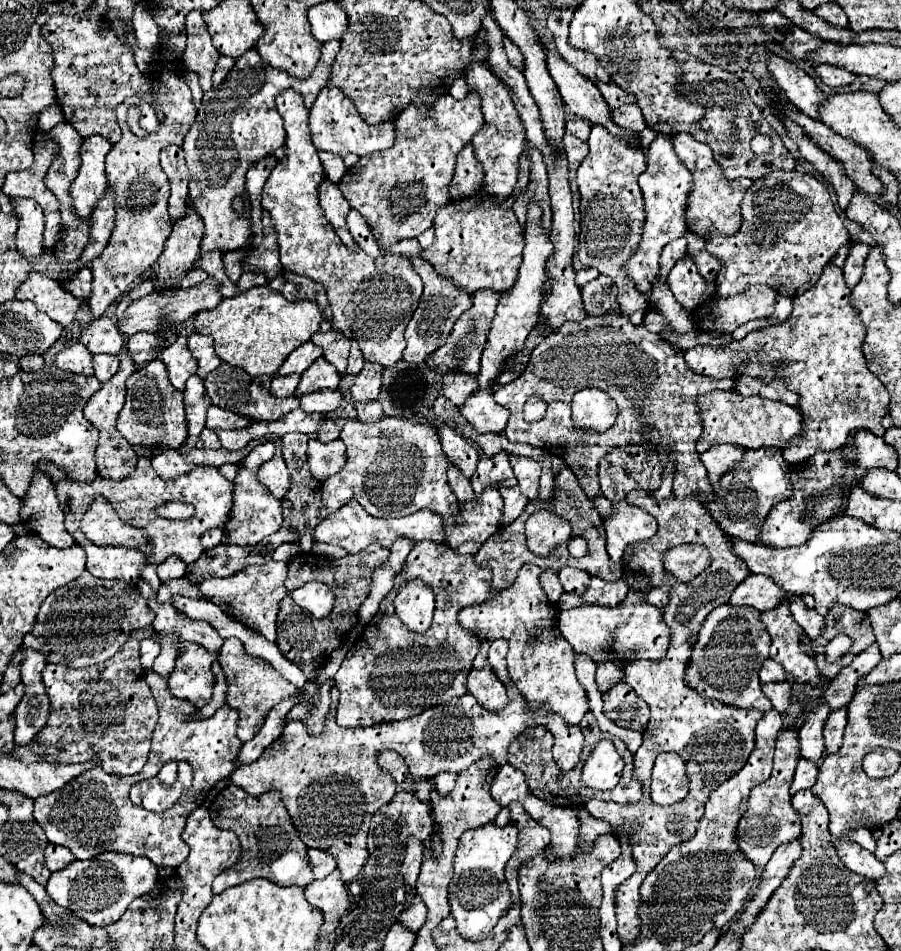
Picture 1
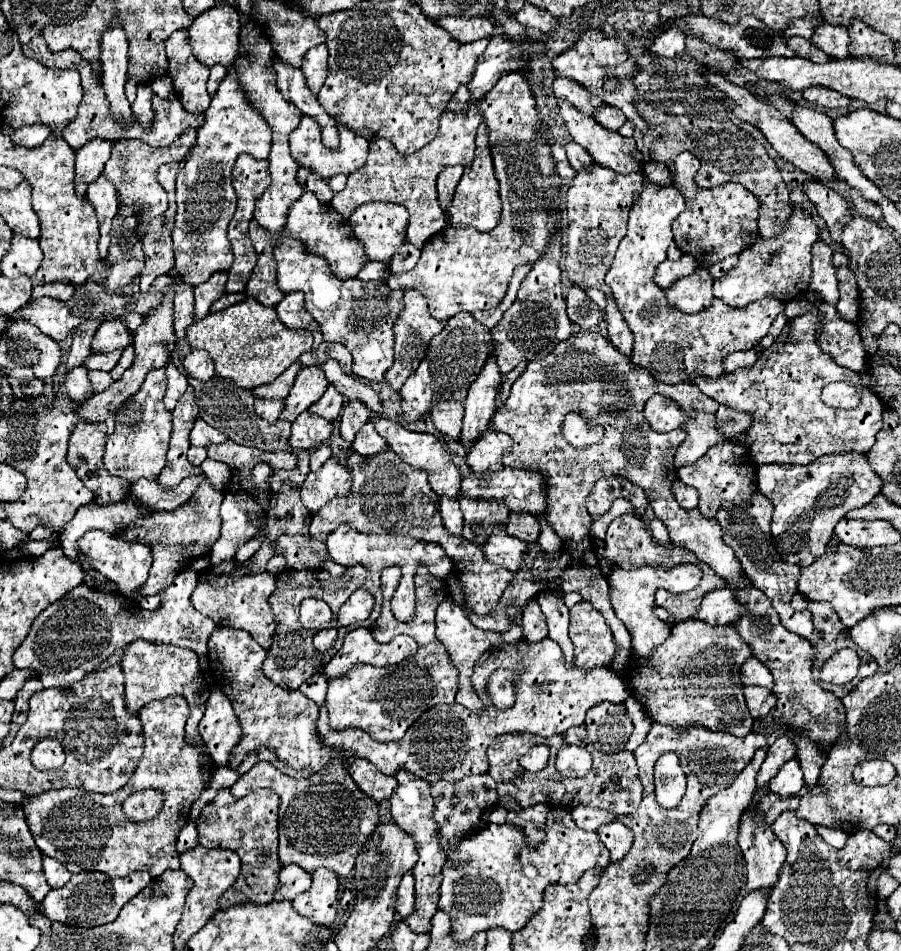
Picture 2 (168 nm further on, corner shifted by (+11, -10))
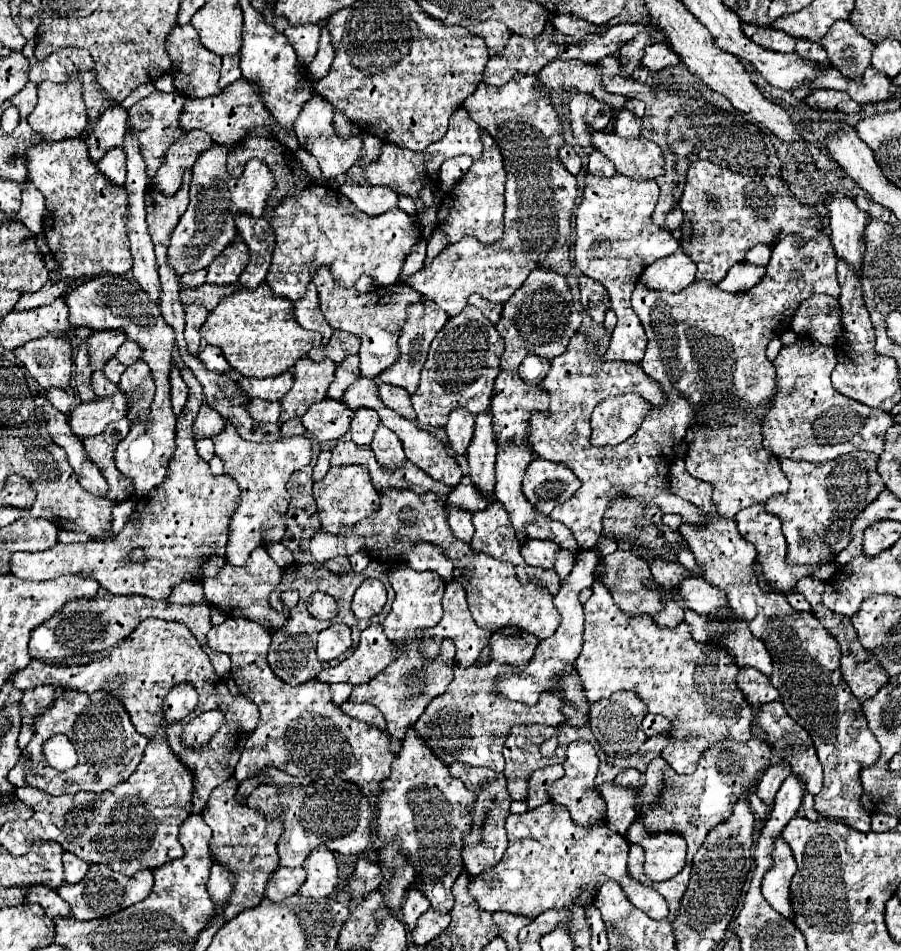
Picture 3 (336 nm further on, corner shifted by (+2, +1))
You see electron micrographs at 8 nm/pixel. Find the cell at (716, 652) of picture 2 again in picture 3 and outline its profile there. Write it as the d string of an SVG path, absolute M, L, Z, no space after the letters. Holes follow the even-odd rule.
M600 579L592 585L592 597L584 603L584 639L582 639L582 653L576 659L576 671L580 675L586 699L590 703L610 697L616 691L634 691L648 703L650 713L660 713L674 723L672 737L676 743L670 743L662 757L664 761L680 775L694 773L698 759L710 745L732 739L732 741L748 741L750 739L750 723L752 723L752 709L744 695L736 687L736 673L738 665L728 657L728 653L716 645L702 645L690 637L690 629L686 623L680 623L674 629L658 629L648 615L642 617L626 617L612 601L612 595L602 585Z

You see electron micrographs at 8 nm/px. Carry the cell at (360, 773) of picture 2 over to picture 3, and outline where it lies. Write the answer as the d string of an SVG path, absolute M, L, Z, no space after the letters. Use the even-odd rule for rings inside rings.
M230 617L208 633L210 649L230 655L230 675L240 693L260 709L260 725L246 741L234 769L236 783L240 785L262 773L266 767L276 767L288 775L310 777L312 781L320 777L340 777L356 783L366 797L376 797L380 793L380 781L390 777L390 765L396 757L388 747L390 737L364 721L346 717L346 713L332 703L328 685L322 685L316 679L298 687L280 681L266 661L270 641L272 637L268 629L242 617Z

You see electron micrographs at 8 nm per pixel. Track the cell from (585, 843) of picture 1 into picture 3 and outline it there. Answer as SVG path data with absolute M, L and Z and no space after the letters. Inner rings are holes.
M548 801L548 803L544 803L536 809L530 809L522 815L510 815L508 821L506 821L506 831L508 831L510 843L508 843L508 849L506 849L502 861L496 867L492 867L490 871L486 871L478 877L472 877L472 881L470 881L470 895L478 901L482 911L488 911L488 913L508 911L508 913L520 913L520 915L526 915L526 917L534 919L544 911L564 909L566 905L572 905L582 891L588 891L590 897L596 899L600 885L604 881L612 879L624 889L628 901L634 903L648 917L660 921L668 915L666 899L658 891L642 885L640 881L634 881L628 875L626 857L628 857L628 847L630 845L624 837L610 831L606 825L588 827L588 829L578 827L578 825L574 825L574 821L572 821L566 807L556 805L554 801Z

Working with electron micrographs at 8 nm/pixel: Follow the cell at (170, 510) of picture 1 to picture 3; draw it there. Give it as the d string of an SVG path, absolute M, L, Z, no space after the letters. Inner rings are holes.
M174 347L172 357L190 391L188 401L178 417L176 451L168 461L166 479L152 491L152 495L138 499L138 513L132 513L126 527L112 541L86 541L68 545L56 543L52 549L40 553L14 553L10 563L16 577L46 581L62 573L90 575L110 593L136 593L150 599L166 599L180 581L202 583L206 577L216 577L218 569L226 565L230 519L240 503L240 489L228 475L214 477L210 465L198 457L194 449L196 439L192 425L200 405L204 403L202 385L180 359L178 347ZM134 541L142 541L146 545L134 545ZM132 549L144 549L144 563L128 561L128 553Z

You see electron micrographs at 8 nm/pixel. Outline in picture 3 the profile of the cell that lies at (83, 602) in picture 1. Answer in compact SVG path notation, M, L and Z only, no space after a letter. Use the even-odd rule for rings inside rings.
M102 587L98 589L98 595L94 599L70 601L46 623L38 625L30 633L28 651L30 651L30 657L34 657L34 659L60 663L72 655L84 655L84 653L94 653L94 651L102 651L102 649L112 649L122 639L126 639L138 627L138 623L142 623L148 617L184 623L192 631L192 635L198 639L204 653L210 657L216 673L220 677L230 673L230 657L226 653L212 651L206 645L206 633L212 629L210 609L206 605L176 605L170 601L154 601L154 599L148 599L142 595L112 595L110 591L106 591Z

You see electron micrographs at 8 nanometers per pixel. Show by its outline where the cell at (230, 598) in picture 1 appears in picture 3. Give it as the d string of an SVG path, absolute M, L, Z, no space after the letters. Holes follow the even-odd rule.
M258 547L252 551L252 555L244 567L226 565L220 569L218 577L204 579L202 587L204 587L206 599L214 607L224 611L226 617L244 617L244 619L260 623L268 631L274 631L274 629L280 629L282 625L286 625L286 613L274 611L268 603L268 595L280 583L280 577L282 577L282 569L270 559L270 555L266 553L264 547Z

